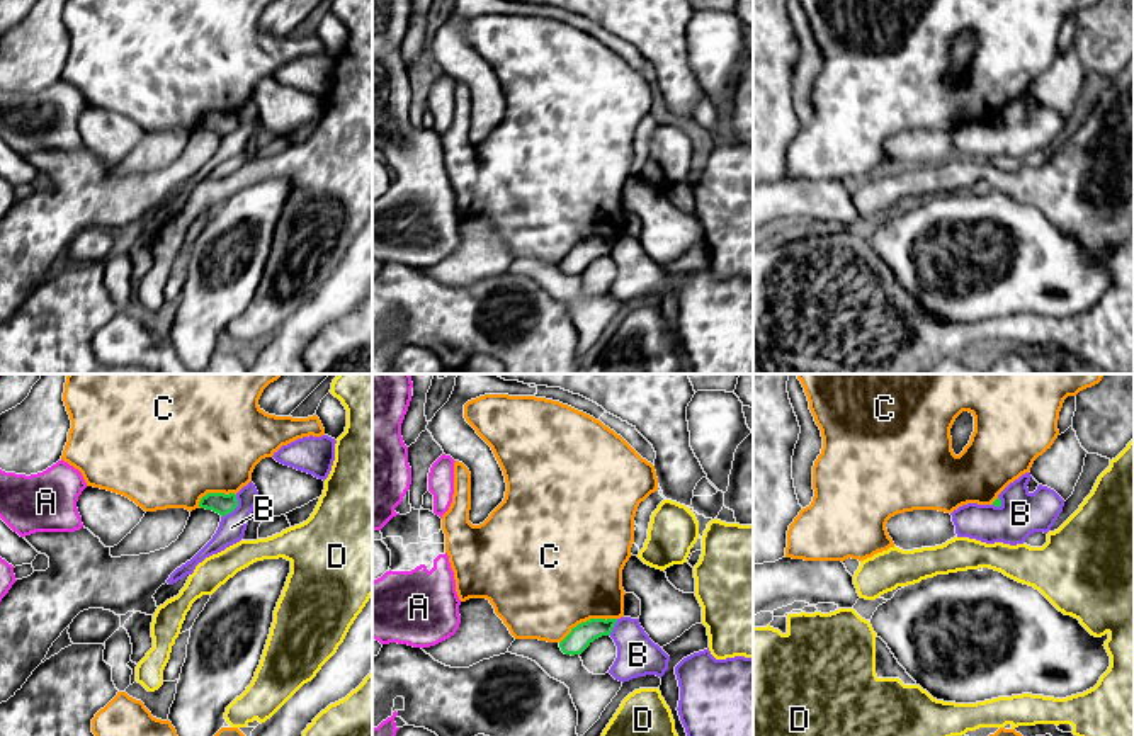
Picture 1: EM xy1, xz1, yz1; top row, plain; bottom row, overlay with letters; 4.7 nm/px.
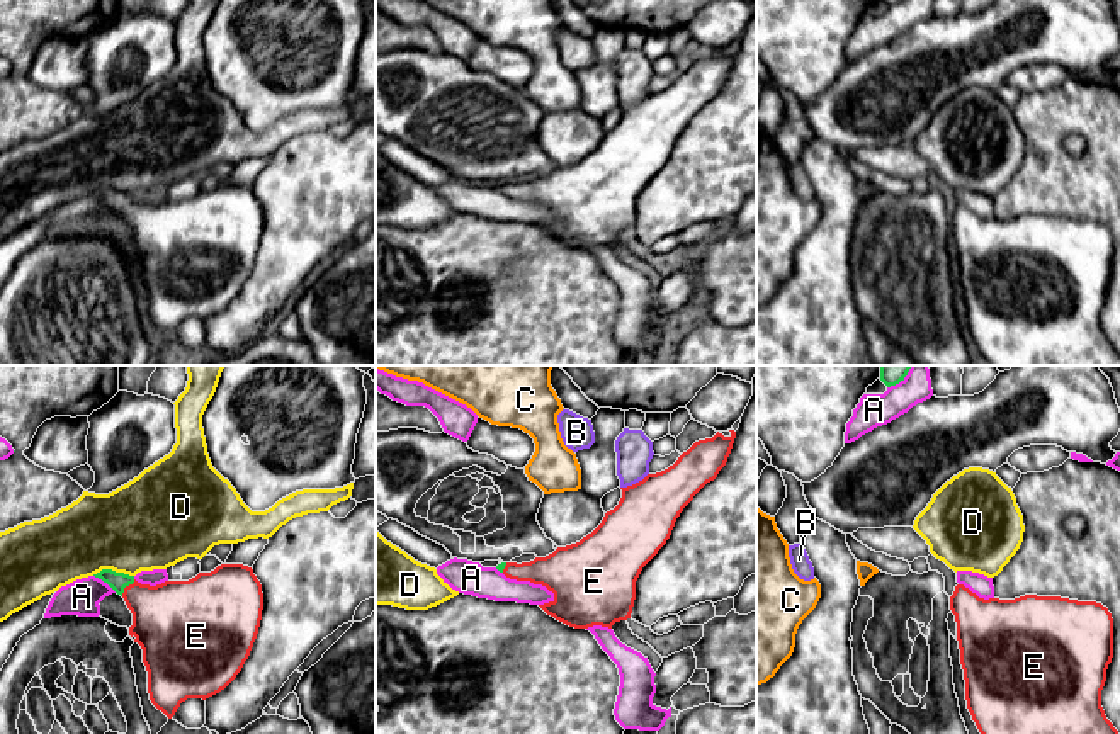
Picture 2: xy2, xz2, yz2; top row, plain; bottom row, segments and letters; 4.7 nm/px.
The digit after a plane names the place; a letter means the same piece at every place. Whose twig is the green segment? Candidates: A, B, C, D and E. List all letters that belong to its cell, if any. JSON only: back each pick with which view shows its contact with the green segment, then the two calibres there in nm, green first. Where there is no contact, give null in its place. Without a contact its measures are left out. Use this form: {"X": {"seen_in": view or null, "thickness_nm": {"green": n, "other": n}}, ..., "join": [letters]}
{"E": {"seen_in": "xy2", "thickness_nm": {"green": 90, "other": 340}}, "join": ["E"]}

